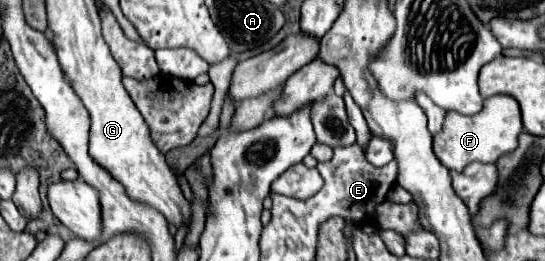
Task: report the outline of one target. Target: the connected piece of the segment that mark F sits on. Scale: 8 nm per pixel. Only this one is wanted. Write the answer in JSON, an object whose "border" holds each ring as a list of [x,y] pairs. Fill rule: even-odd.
{"border":[[[493,96],[485,100],[483,110],[475,116],[447,112],[443,130],[433,138],[433,152],[449,170],[461,172],[471,162],[497,162],[503,154],[513,152],[517,148],[517,136],[521,130],[523,124],[517,100],[511,96]]]}

